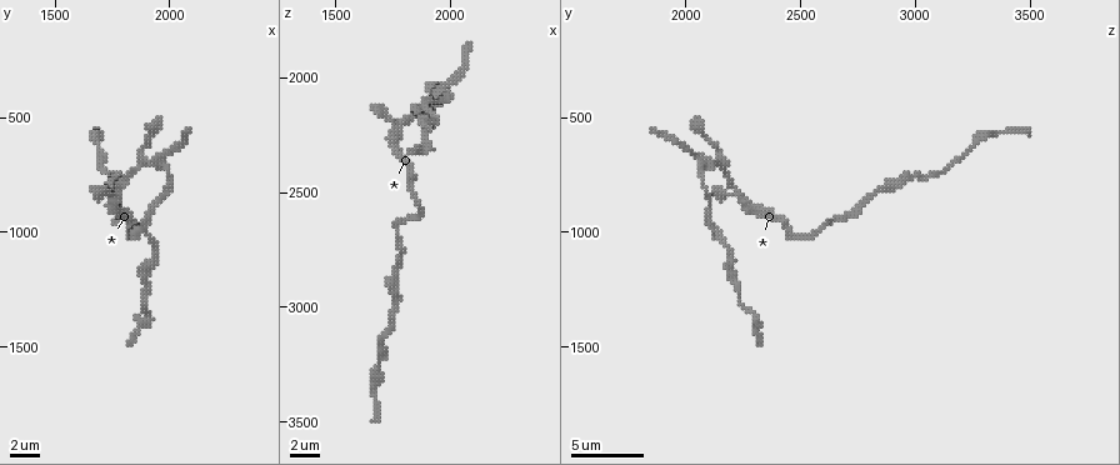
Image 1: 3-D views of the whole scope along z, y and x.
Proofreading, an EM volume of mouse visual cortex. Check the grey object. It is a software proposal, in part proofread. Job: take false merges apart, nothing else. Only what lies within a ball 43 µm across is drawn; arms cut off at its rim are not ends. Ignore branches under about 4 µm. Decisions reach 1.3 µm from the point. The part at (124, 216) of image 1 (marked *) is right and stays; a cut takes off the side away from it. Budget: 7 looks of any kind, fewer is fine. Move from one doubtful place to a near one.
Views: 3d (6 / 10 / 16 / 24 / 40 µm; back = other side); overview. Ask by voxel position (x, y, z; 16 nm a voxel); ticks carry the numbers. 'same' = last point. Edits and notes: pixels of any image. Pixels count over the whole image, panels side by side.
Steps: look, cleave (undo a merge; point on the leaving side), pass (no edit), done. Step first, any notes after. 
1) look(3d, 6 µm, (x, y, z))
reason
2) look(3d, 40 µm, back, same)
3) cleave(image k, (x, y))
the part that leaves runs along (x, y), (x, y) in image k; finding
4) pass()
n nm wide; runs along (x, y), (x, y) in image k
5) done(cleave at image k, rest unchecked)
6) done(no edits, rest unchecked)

look(3d, 10 µm, (1940, 1080, 2180))
calibre changes

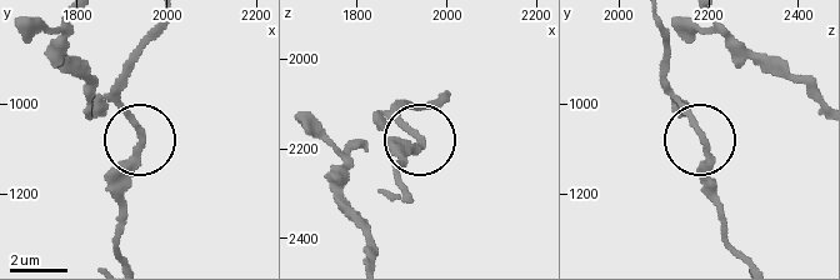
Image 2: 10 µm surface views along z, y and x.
pass()
all the same neuron

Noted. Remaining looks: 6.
look(3d, 10 µm, (1970, 730, 2070))
three-way junction

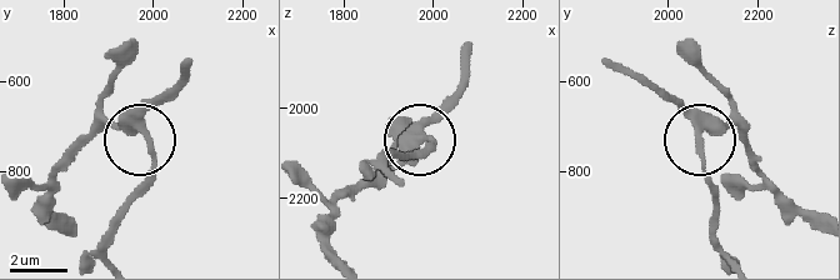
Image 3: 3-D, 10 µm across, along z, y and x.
pass()
3 arms; runs along (816, 223), (728, 123), (701, 144), (715, 199) in image 3; one neuron here

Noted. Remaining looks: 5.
look(3d, 16 µm, (1780, 950, 2650))
thick turns thin

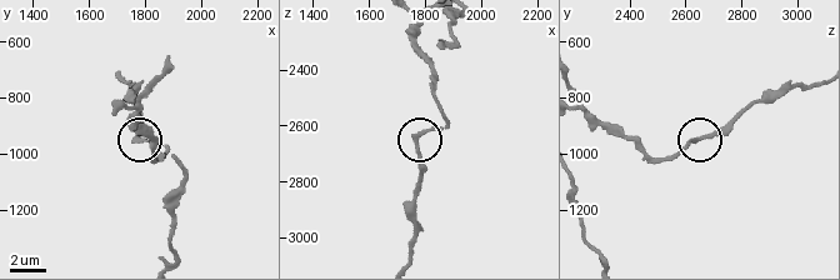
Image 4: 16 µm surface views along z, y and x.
pass()
runs along (620, 134), (668, 156), (739, 118) in image 4; one neuron here

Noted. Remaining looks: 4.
done(no edits, rest unchecked)

